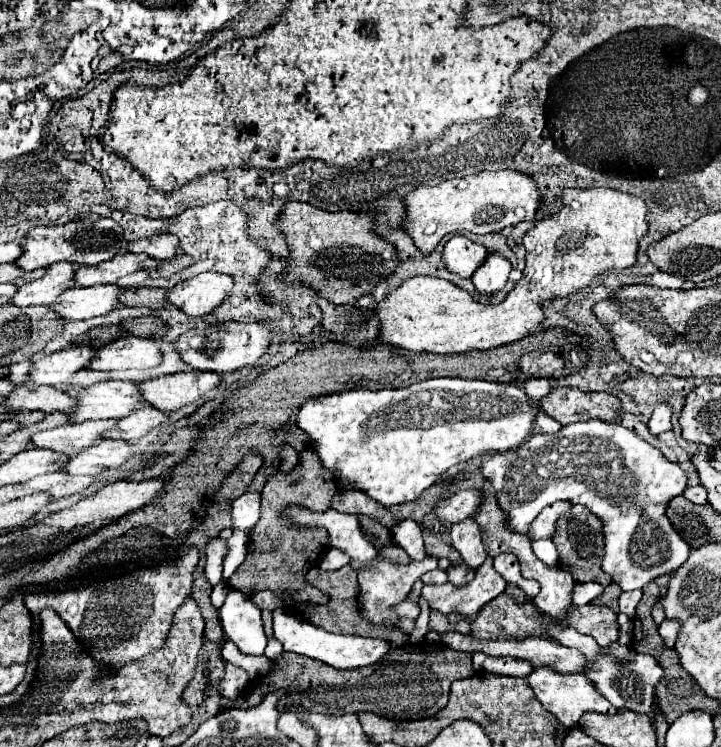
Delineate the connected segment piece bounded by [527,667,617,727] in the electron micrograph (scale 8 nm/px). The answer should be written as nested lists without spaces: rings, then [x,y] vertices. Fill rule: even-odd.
[[[545,667],[529,673],[529,679],[527,679],[529,687],[533,689],[537,701],[557,717],[559,723],[563,723],[565,727],[577,727],[579,719],[583,713],[589,713],[589,711],[597,711],[597,713],[607,713],[607,715],[613,715],[617,713],[617,709],[603,697],[597,693],[597,689],[593,687],[591,681],[587,681],[583,675],[557,675]]]

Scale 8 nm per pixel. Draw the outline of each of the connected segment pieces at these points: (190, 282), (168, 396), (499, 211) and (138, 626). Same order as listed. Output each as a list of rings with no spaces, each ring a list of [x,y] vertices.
[[[201,273],[197,277],[183,279],[171,291],[167,291],[167,301],[189,317],[201,317],[221,305],[231,285],[233,279],[229,275]]]
[[[187,369],[187,371],[141,381],[139,389],[141,389],[143,401],[149,403],[151,407],[157,407],[161,411],[175,411],[199,399],[217,383],[219,383],[217,373]]]
[[[505,169],[495,173],[483,171],[465,179],[447,179],[435,187],[419,185],[415,191],[403,197],[403,203],[405,221],[401,223],[401,229],[411,235],[413,243],[423,255],[429,255],[437,249],[437,243],[445,235],[485,235],[513,227],[521,221],[533,221],[533,215],[541,205],[541,195],[531,177]]]
[[[191,547],[179,561],[163,563],[153,569],[137,569],[137,573],[121,577],[121,581],[109,581],[109,585],[91,585],[61,593],[27,593],[23,601],[33,617],[33,629],[39,627],[39,609],[51,607],[97,661],[119,669],[127,661],[141,659],[143,655],[161,649],[175,609],[191,595],[191,573],[199,555],[197,547]]]

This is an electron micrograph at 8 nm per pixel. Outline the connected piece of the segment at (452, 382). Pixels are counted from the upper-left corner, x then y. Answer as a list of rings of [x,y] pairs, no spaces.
[[[429,379],[405,389],[351,389],[309,399],[297,413],[297,425],[309,435],[321,465],[343,489],[363,491],[377,503],[391,507],[415,501],[447,469],[475,455],[517,449],[533,433],[531,425],[539,411],[539,403],[529,401],[527,393],[517,385],[477,379]]]

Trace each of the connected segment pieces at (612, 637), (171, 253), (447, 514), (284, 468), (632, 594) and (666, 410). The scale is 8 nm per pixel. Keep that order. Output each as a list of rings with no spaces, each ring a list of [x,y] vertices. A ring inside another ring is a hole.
[[[581,605],[571,607],[571,613],[565,621],[557,621],[563,627],[573,627],[583,635],[591,635],[601,647],[607,647],[617,641],[619,625],[617,615],[609,607]]]
[[[153,235],[141,241],[129,241],[127,251],[131,253],[145,253],[157,261],[171,259],[179,253],[179,241],[173,235]]]
[[[463,489],[463,491],[455,491],[451,495],[447,495],[437,509],[433,511],[435,517],[443,523],[459,523],[467,517],[473,517],[473,513],[477,511],[481,503],[481,493],[475,489]]]
[[[285,445],[281,449],[281,465],[279,465],[279,471],[281,473],[289,473],[289,469],[295,469],[299,463],[299,453],[291,447],[291,445]]]
[[[635,589],[635,591],[629,591],[629,593],[621,593],[621,597],[619,597],[621,613],[625,613],[627,617],[633,617],[639,599],[641,599],[641,589]]]
[[[657,405],[653,415],[647,421],[651,435],[661,435],[665,431],[671,431],[671,407],[669,405]]]

